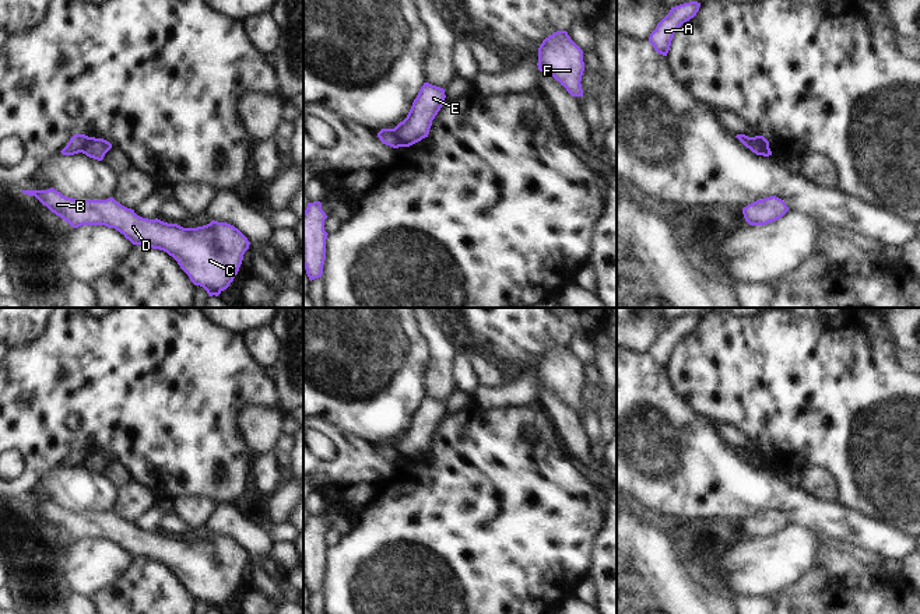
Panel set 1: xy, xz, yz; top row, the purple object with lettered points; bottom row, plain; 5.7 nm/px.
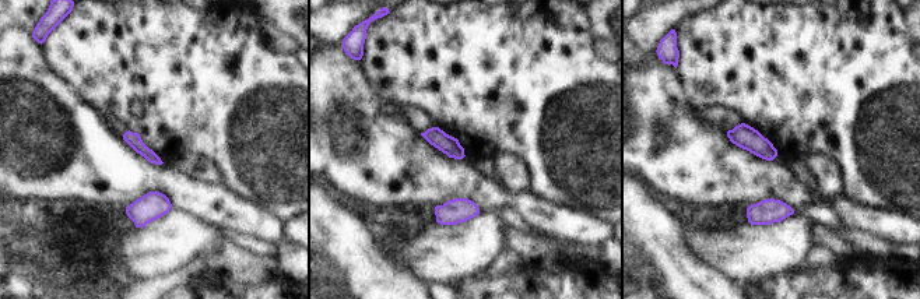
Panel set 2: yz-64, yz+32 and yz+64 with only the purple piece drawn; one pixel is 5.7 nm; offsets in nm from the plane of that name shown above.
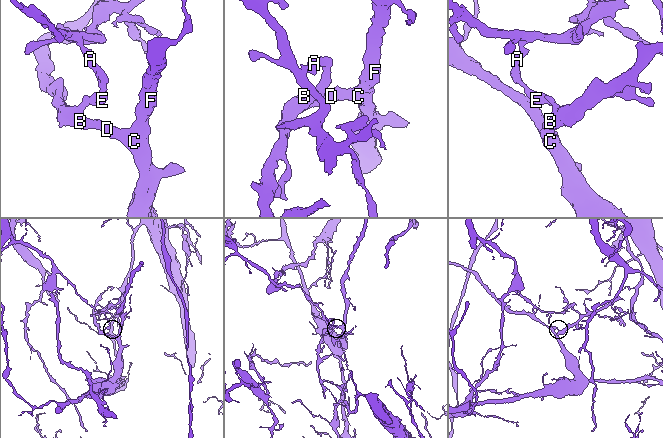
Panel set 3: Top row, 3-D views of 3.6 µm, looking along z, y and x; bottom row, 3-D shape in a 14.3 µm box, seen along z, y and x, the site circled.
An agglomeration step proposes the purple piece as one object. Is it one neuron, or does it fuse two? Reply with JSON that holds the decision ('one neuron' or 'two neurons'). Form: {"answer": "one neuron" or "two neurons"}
{"answer": "two neurons"}

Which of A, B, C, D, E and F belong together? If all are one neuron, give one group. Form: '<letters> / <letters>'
A E / B C D F

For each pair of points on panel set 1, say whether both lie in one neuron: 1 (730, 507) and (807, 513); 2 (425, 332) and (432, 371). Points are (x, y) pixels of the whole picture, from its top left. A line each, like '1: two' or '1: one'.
1: one
2: one

